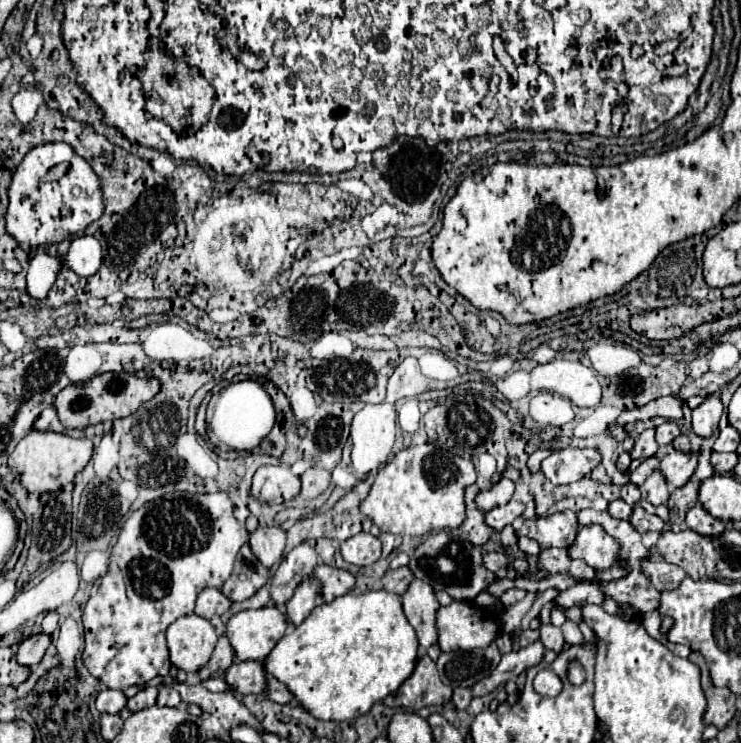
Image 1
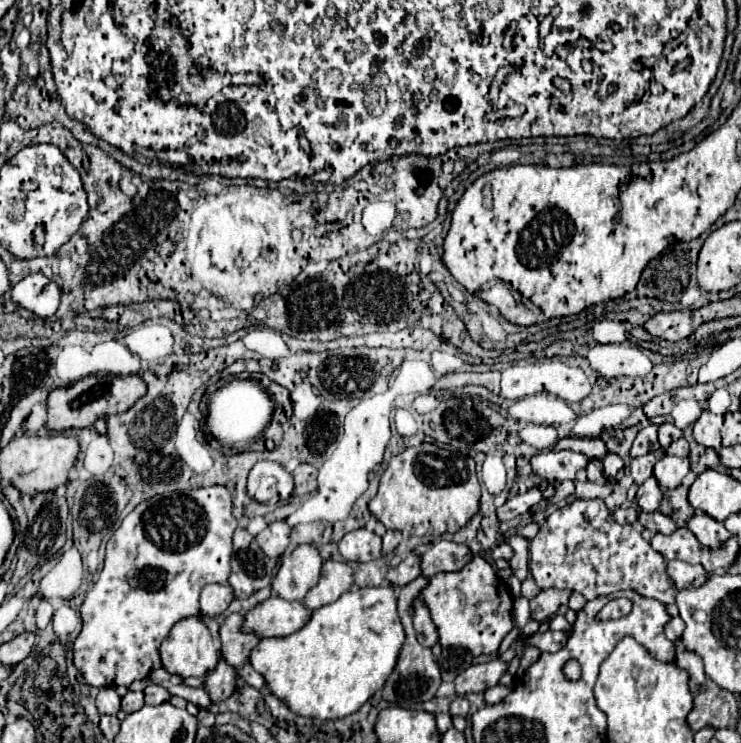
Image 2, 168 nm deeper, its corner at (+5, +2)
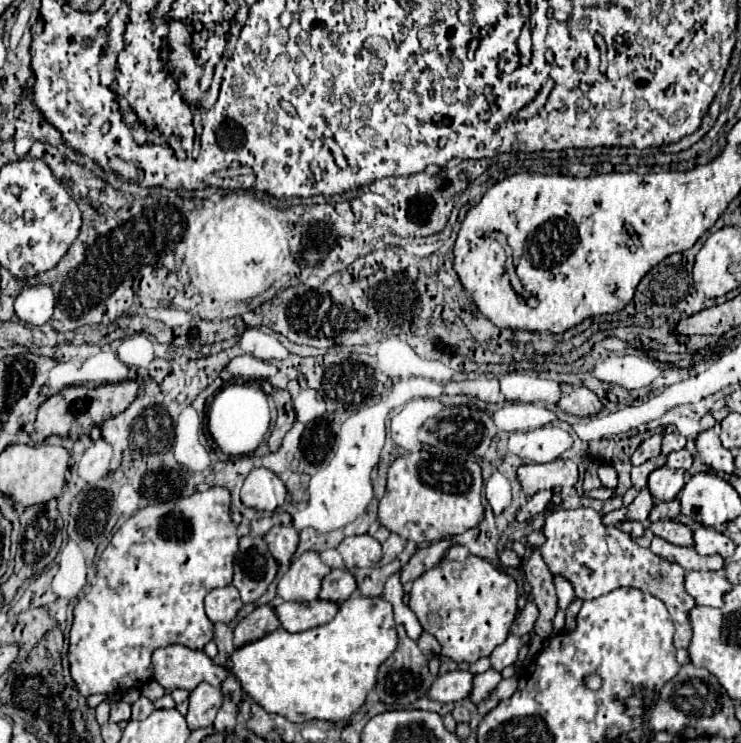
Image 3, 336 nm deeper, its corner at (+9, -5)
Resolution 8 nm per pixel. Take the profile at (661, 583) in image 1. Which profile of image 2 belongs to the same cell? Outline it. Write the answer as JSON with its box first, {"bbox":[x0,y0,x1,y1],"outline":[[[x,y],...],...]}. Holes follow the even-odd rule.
{"bbox":[666,559,708,589],"outline":[[[676,559],[668,561],[666,573],[668,573],[670,581],[674,583],[674,587],[678,587],[678,589],[686,589],[686,587],[692,587],[692,585],[702,585],[704,577],[708,575],[702,565],[690,565],[690,563],[676,561]]]}

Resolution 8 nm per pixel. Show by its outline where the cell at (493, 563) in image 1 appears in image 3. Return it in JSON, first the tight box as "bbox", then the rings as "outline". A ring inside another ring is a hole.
{"bbox":[500,550,522,566],"outline":[[[504,550],[502,554],[500,554],[500,562],[502,562],[502,566],[522,566],[522,558],[514,552],[514,550]]]}

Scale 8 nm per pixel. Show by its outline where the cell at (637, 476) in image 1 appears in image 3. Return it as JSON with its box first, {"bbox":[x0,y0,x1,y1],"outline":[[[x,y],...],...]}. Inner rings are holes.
{"bbox":[632,456,664,490],"outline":[[[662,456],[662,458],[648,460],[648,462],[640,464],[640,466],[634,466],[634,468],[632,468],[632,484],[634,484],[634,488],[638,488],[638,490],[644,488],[644,486],[648,484],[650,472],[656,470],[656,468],[660,468],[660,466],[662,466],[662,460],[664,460],[664,456]]]}

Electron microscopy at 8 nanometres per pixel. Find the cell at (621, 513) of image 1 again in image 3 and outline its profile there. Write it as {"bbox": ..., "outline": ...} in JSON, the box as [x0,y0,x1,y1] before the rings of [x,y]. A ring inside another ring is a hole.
{"bbox":[619,521,646,538],"outline":[[[624,521],[621,524],[619,524],[619,529],[623,532],[626,532],[632,538],[638,538],[640,536],[644,536],[646,534],[646,526],[638,521]]]}

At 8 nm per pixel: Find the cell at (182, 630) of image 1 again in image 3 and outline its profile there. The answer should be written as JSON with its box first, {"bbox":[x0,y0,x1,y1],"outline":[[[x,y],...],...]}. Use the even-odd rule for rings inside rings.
{"bbox":[152,644,226,690],"outline":[[[180,644],[158,648],[152,654],[154,680],[166,690],[194,690],[200,682],[220,686],[226,680],[226,670],[216,666],[204,652],[190,650]]]}

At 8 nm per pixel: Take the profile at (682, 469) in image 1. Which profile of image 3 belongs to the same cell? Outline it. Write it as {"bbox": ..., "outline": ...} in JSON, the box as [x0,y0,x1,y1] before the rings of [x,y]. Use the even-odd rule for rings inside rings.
{"bbox":[648,466,684,502],"outline":[[[662,466],[654,470],[648,478],[648,490],[656,502],[674,500],[684,486],[684,470],[672,470]]]}

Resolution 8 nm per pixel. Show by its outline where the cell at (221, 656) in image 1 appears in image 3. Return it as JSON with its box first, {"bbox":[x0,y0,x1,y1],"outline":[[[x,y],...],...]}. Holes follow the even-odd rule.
{"bbox":[234,604,280,648],"outline":[[[272,604],[258,606],[252,614],[248,614],[244,620],[238,622],[238,626],[234,630],[234,646],[240,648],[246,642],[258,640],[278,628],[280,628],[280,620],[274,612],[274,606]]]}

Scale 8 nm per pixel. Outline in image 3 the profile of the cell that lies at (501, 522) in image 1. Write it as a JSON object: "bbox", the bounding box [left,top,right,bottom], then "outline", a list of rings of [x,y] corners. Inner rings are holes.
{"bbox":[518,490,552,522],"outline":[[[540,490],[540,492],[536,492],[536,494],[534,494],[534,496],[520,508],[518,522],[524,522],[524,520],[532,518],[534,514],[544,512],[544,510],[548,508],[550,500],[552,500],[552,490]]]}

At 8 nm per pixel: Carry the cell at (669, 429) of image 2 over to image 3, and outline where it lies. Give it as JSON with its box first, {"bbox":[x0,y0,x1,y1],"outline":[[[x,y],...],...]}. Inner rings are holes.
{"bbox":[662,434,686,454],"outline":[[[666,434],[662,442],[662,454],[670,454],[674,450],[682,450],[686,446],[686,438],[682,434]]]}

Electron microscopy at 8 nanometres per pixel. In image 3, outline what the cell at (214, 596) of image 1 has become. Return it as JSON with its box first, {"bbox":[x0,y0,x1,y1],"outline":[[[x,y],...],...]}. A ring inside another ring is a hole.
{"bbox":[206,584,244,624],"outline":[[[232,584],[224,586],[224,588],[214,588],[206,596],[206,614],[214,624],[232,622],[242,606],[244,604],[240,600],[240,592]]]}

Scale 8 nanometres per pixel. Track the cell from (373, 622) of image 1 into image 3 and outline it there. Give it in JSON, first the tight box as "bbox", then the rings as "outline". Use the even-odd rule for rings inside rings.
{"bbox":[230,598,396,722],"outline":[[[350,598],[340,604],[338,614],[328,624],[312,630],[290,634],[278,628],[256,642],[248,642],[230,654],[232,674],[238,678],[242,690],[260,704],[266,712],[280,714],[290,722],[330,720],[338,722],[352,716],[366,700],[366,694],[376,686],[376,672],[380,664],[396,650],[396,624],[392,606],[384,598]]]}

